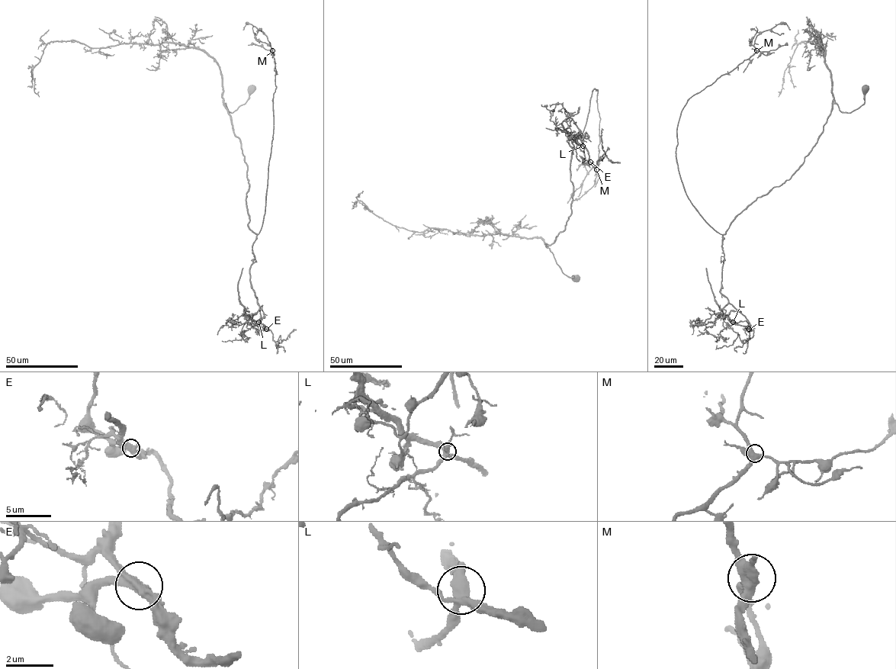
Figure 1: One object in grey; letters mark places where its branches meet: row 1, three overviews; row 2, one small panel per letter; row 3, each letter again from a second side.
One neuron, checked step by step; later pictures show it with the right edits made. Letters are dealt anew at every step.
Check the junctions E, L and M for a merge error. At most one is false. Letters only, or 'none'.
E

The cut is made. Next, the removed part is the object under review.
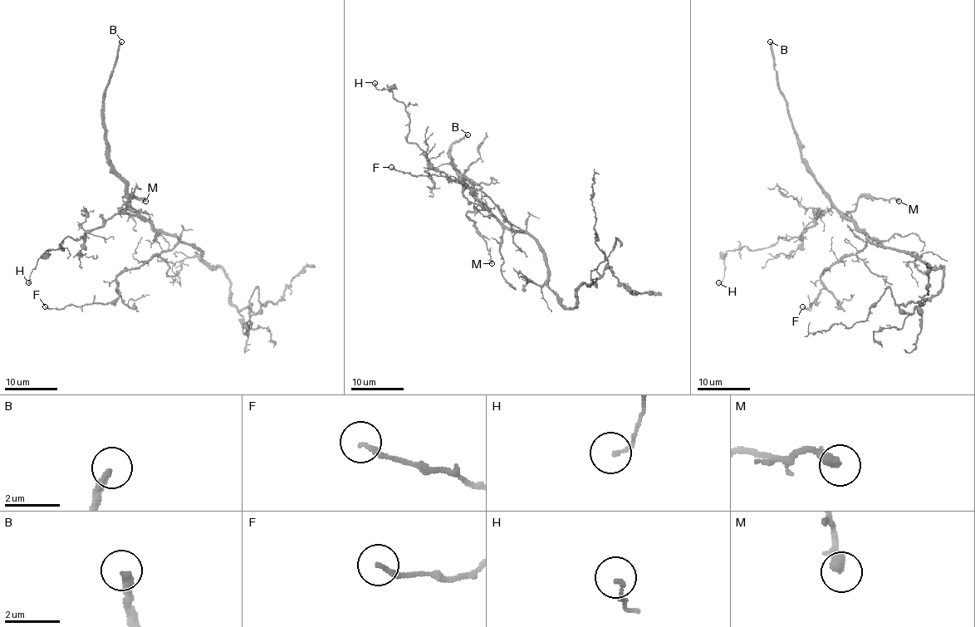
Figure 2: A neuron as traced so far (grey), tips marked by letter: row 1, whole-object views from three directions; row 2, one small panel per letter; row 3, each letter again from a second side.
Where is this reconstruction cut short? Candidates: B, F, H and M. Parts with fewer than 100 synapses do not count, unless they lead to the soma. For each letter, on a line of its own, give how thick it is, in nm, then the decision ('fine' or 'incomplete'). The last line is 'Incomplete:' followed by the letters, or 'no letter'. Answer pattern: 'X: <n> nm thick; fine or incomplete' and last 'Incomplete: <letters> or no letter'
B: 280 nm thick; incomplete
F: 180 nm thick; fine
H: 110 nm thick; fine
M: 360 nm thick; fine
Incomplete: B

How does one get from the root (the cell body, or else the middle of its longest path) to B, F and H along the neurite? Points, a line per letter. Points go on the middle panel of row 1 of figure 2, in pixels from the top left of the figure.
B: (543, 252), (526, 233), (506, 227), (477, 198), (474, 187), (452, 164), (449, 147), (467, 134)
F: (543, 252), (530, 236), (507, 222), (487, 196), (464, 187), (463, 180), (413, 175), (391, 167)
H: (543, 252), (526, 233), (505, 227), (465, 184), (438, 171), (407, 141), (404, 105), (374, 83)

